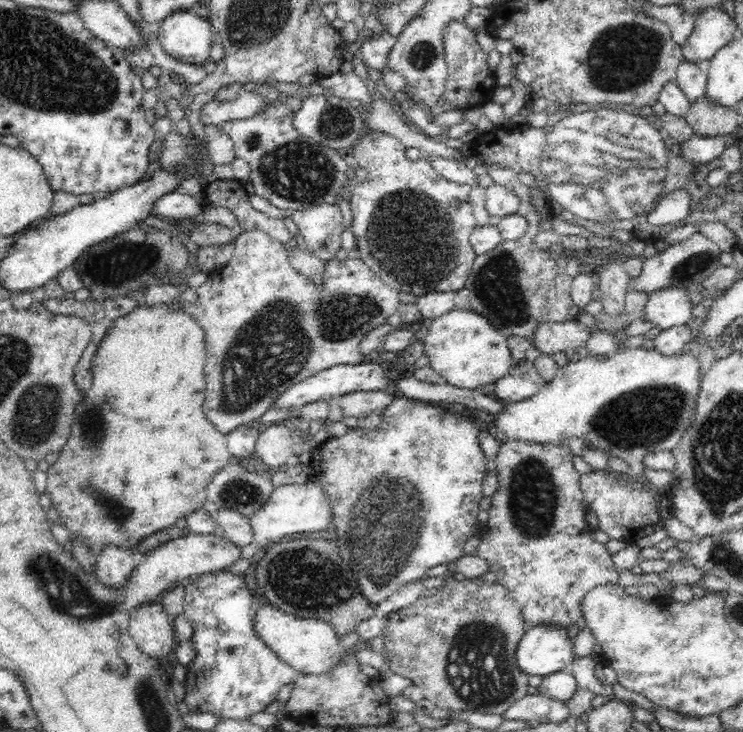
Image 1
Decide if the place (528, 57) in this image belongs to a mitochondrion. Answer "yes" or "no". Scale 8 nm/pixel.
no

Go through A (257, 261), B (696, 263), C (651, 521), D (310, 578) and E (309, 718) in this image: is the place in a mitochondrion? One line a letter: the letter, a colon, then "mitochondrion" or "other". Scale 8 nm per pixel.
A: other
B: mitochondrion
C: other
D: mitochondrion
E: other

